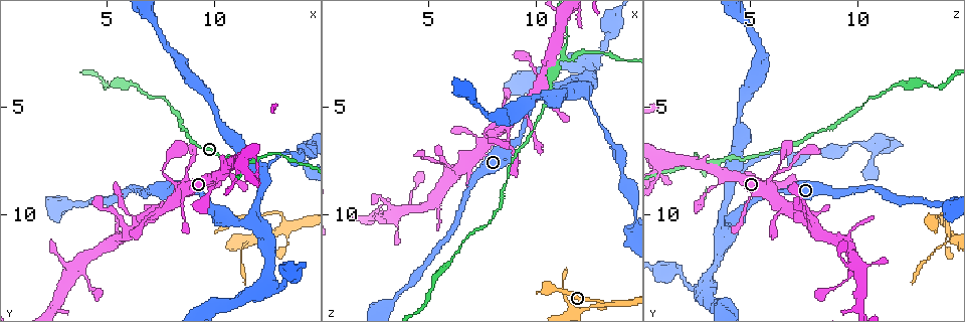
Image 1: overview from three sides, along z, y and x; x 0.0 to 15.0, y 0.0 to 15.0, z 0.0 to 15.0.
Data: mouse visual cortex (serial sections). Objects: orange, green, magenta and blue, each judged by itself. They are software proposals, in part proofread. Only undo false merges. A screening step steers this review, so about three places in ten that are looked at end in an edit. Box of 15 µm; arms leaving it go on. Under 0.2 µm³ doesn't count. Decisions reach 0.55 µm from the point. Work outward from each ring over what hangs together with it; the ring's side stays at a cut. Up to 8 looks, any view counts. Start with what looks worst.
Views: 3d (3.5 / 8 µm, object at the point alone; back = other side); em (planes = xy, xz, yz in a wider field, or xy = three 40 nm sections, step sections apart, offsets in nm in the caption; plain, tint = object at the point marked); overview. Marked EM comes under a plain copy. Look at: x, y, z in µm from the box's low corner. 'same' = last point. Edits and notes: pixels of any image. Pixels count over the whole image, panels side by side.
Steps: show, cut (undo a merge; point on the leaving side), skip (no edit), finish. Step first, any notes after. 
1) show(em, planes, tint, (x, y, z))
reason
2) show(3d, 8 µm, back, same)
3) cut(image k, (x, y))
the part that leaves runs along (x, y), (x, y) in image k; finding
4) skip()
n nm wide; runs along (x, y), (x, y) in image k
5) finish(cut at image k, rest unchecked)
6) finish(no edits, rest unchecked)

show(3d, 3.5 µm, back, (13.3, 10.5, 14.2))
sudden change in width

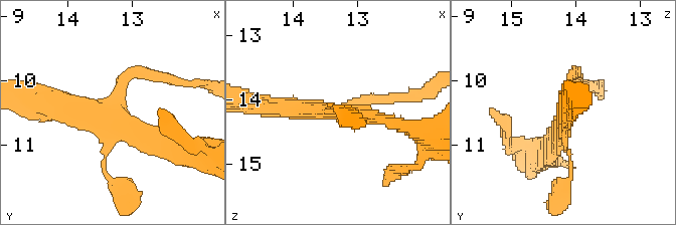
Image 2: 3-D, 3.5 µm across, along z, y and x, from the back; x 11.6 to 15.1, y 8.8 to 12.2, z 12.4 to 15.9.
show(em, planes, tint, same)

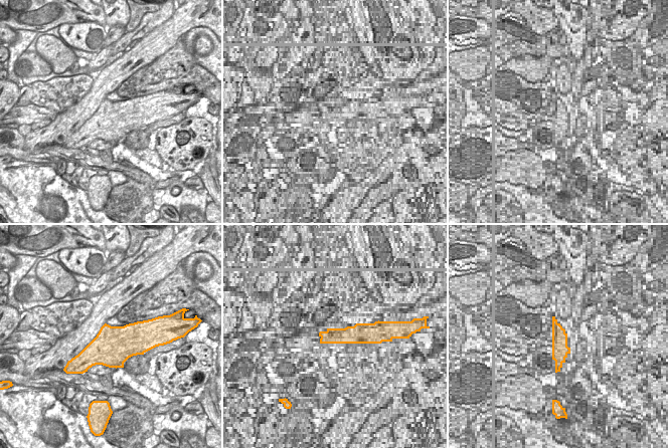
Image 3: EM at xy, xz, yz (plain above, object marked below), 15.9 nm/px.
skip()
runs along (577, 77), (569, 77), (551, 149) in image 2; continuous, no second cell

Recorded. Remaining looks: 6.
show(3d, 3.5 µm, (11.8, 10.2, 3.7))
abrupt turn

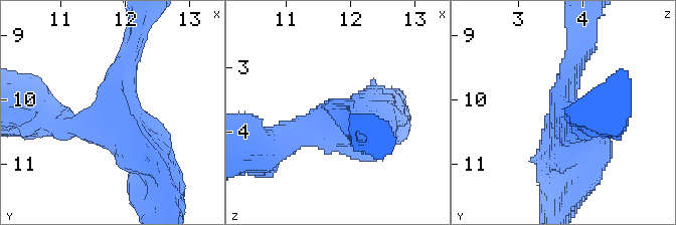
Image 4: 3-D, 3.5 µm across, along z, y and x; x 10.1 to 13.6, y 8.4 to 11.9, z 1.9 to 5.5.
show(em, xy, step 3, tint, (11.80, 10.20, 3.70))
need the tissue

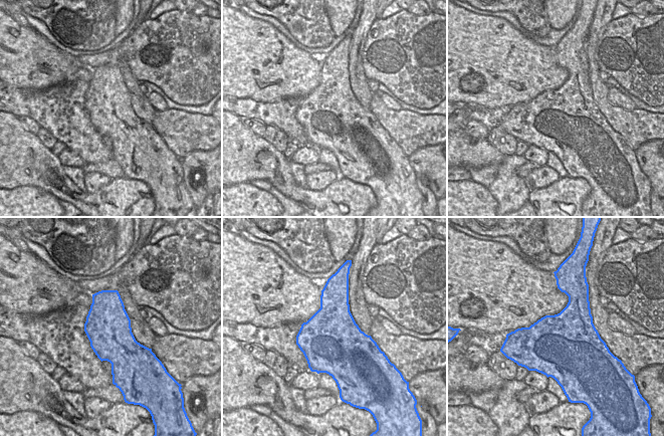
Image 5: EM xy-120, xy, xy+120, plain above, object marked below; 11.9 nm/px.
skip()
runs along (46, 122), (99, 128), (124, 62) in image 4; one cell here

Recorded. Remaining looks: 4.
show(3d, 3.5 µm, (12.4, 8.1, 4.1))
three-way junction

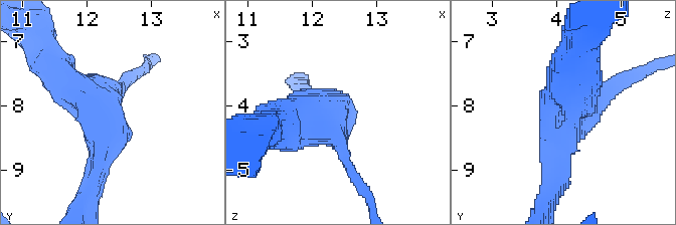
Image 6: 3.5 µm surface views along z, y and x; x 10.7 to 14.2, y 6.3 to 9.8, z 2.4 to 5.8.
show(em, xy, step 5, tint, (12.35, 8.10, 4.10))
3 arms; arms of 200, 300, 500 nm; shape alone is not enough

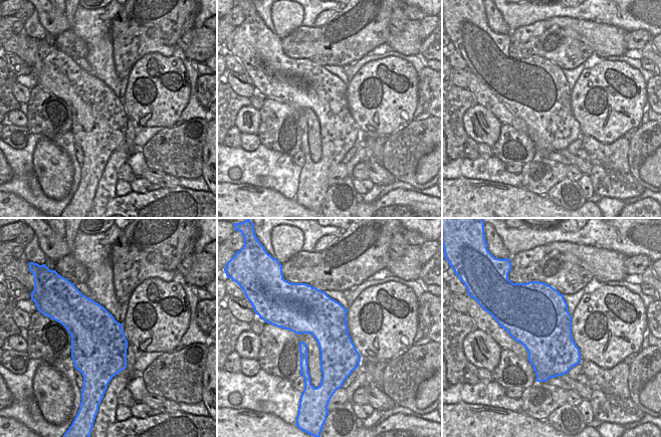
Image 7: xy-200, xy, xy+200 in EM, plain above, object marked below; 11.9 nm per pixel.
skip()
runs along (104, 161), (110, 111), (51, 65) in image 6; all the same cell

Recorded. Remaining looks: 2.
finish(no edits, rest unchecked)

